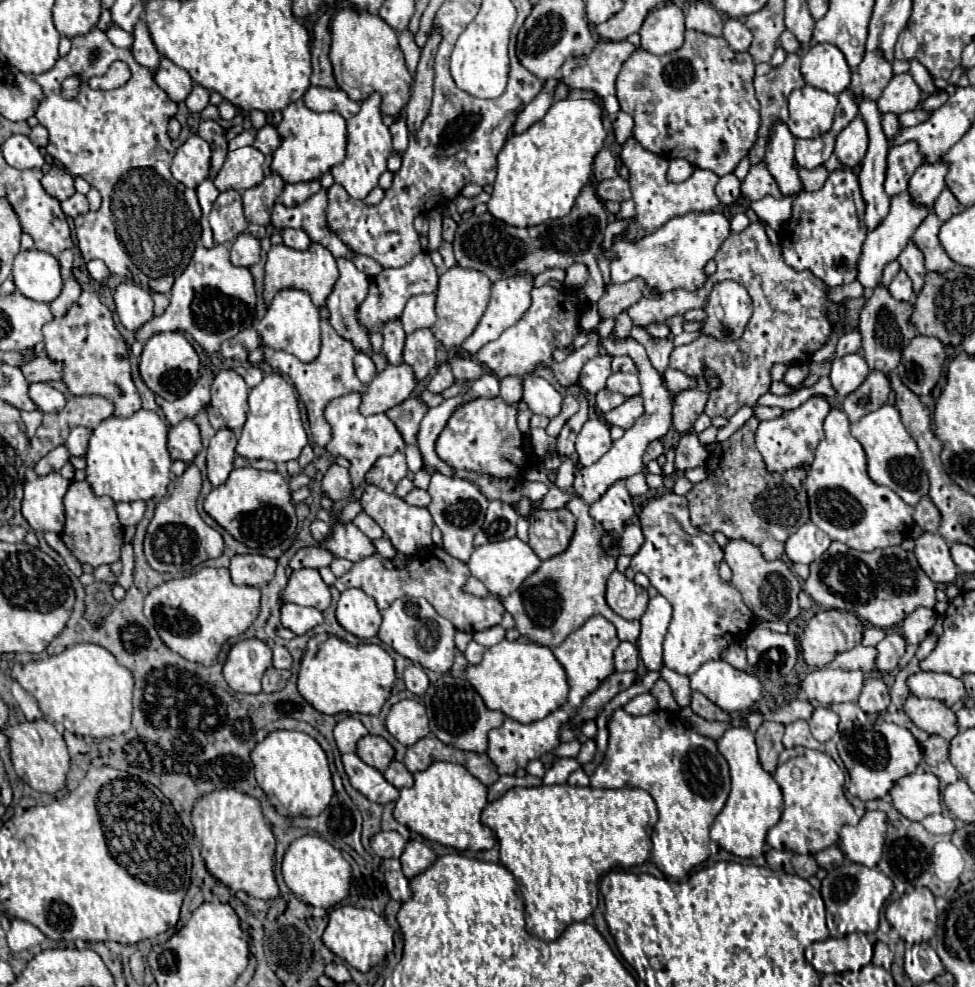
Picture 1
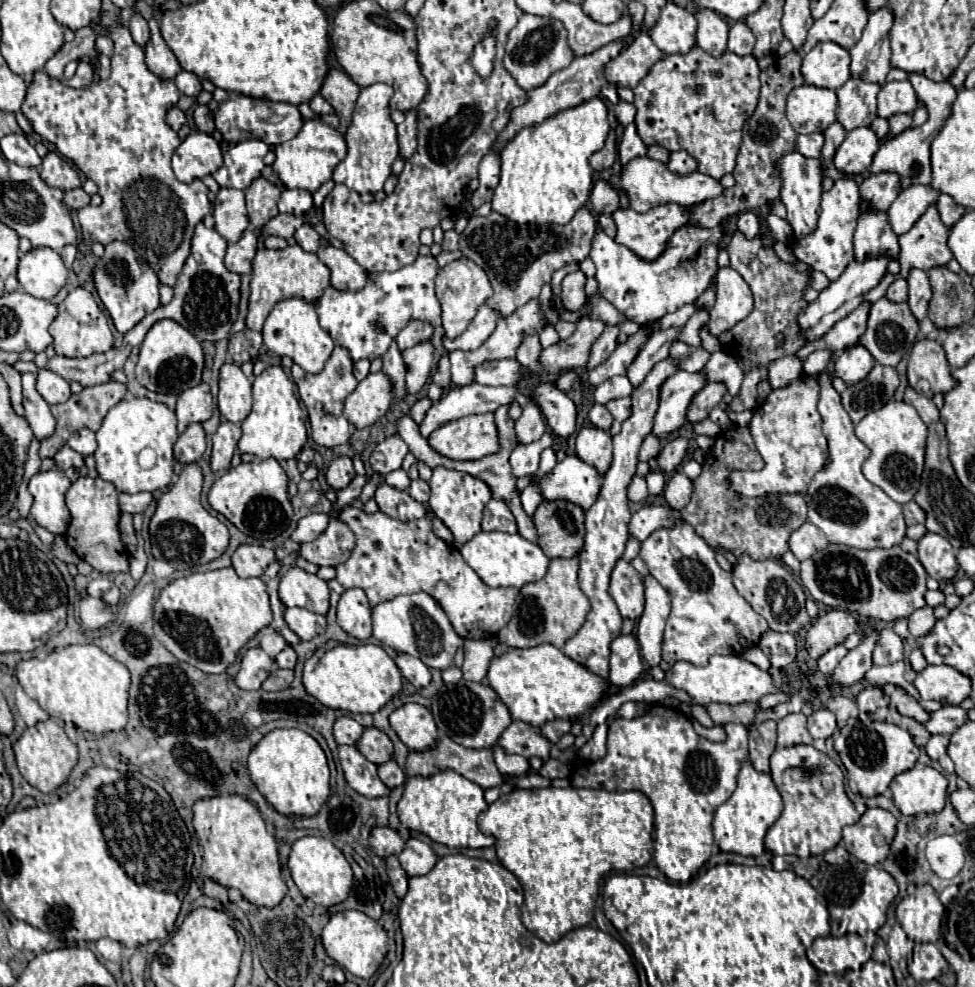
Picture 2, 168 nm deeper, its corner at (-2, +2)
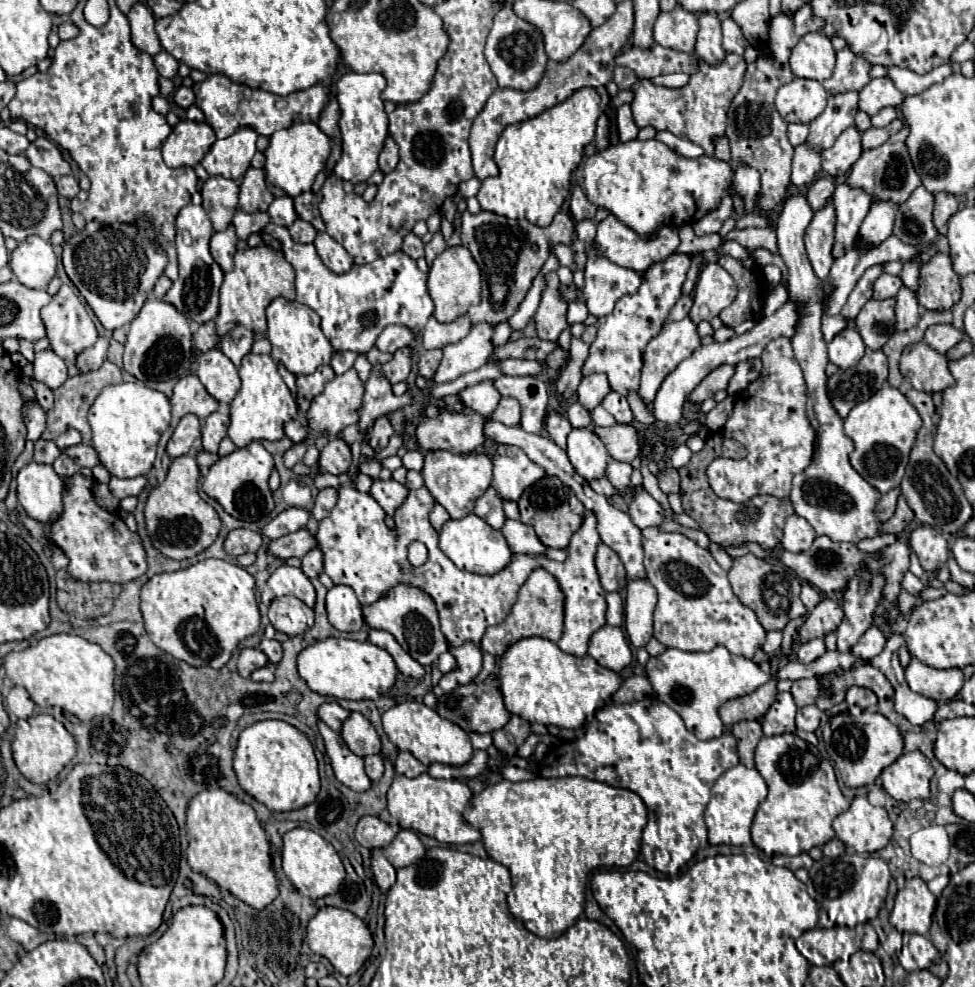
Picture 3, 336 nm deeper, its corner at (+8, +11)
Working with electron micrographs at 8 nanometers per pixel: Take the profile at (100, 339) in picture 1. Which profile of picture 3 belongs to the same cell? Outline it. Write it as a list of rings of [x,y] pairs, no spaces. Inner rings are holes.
[[[61,285],[61,289],[53,295],[51,303],[41,309],[41,319],[43,319],[45,327],[47,327],[47,337],[49,337],[51,349],[61,359],[65,359],[65,361],[73,363],[75,357],[83,349],[95,345],[95,341],[97,341],[97,329],[95,329],[95,323],[93,323],[93,319],[89,315],[87,305],[79,299],[79,295],[75,293],[75,289],[69,287],[69,285]]]

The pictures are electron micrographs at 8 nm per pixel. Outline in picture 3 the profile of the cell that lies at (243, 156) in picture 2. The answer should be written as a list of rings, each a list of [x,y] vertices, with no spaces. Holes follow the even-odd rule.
[[[237,129],[237,133],[217,139],[201,165],[209,175],[219,175],[225,179],[241,179],[251,165],[257,151],[257,133],[253,129]]]

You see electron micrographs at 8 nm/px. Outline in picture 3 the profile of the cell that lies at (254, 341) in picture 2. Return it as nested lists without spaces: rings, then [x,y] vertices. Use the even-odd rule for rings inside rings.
[[[237,325],[233,331],[229,331],[223,337],[219,349],[233,361],[235,367],[239,367],[243,355],[247,355],[251,351],[251,345],[253,345],[253,333],[249,329],[245,329],[243,325]]]

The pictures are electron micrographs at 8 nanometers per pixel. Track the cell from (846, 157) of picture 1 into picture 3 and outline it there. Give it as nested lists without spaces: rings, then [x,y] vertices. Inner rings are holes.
[[[847,127],[835,145],[821,153],[821,167],[831,177],[847,175],[851,165],[861,157],[861,135],[855,127]]]

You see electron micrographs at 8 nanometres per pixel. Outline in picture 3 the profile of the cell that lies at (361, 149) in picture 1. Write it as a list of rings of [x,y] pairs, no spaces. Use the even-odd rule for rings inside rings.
[[[347,73],[335,83],[335,97],[339,103],[339,129],[343,135],[343,155],[337,161],[333,173],[337,179],[351,183],[367,181],[377,171],[377,157],[387,139],[387,113],[383,109],[381,91],[385,89],[385,77],[381,73]]]

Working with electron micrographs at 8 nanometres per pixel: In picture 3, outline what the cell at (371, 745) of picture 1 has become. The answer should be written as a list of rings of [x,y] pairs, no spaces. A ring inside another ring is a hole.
[[[351,713],[343,721],[341,737],[347,743],[347,747],[355,755],[359,755],[359,757],[367,757],[367,755],[373,755],[373,753],[381,753],[379,735],[373,729],[373,725],[361,713]]]

